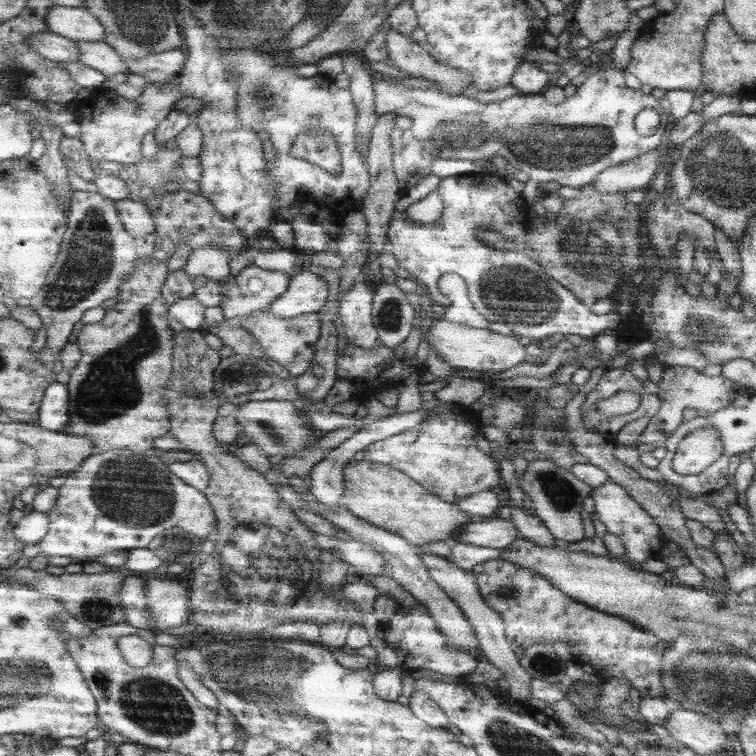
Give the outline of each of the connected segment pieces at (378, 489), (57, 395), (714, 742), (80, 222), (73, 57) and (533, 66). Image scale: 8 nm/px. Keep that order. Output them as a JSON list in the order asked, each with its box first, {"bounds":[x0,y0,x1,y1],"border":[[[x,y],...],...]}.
[{"bounds":[344,458,473,546],"border":[[[356,458],[346,465],[344,473],[345,507],[356,516],[399,534],[416,546],[426,546],[432,542],[455,543],[453,536],[473,520],[464,510],[440,500],[430,489],[399,469]]]},{"bounds":[37,382,71,433],"border":[[[59,382],[48,387],[37,424],[53,432],[66,433],[70,427],[71,396],[69,386]]]},{"bounds":[663,709,728,755],"border":[[[680,709],[672,711],[663,722],[669,736],[680,744],[693,750],[696,755],[721,755],[728,744],[727,734],[724,733],[719,722],[706,714]]]},{"bounds":[30,191,156,368],"border":[[[76,191],[73,196],[73,203],[70,209],[70,226],[68,228],[68,238],[64,240],[64,252],[59,256],[58,262],[52,267],[48,282],[42,291],[31,300],[30,306],[40,314],[47,328],[47,343],[41,353],[41,360],[54,368],[56,362],[62,358],[62,350],[66,348],[74,333],[74,326],[82,322],[86,312],[90,308],[102,306],[106,300],[119,298],[121,288],[129,278],[136,272],[137,263],[141,258],[151,258],[156,248],[152,245],[153,240],[137,239],[128,233],[128,228],[124,225],[124,220],[119,212],[119,205],[116,200],[100,194],[99,191]]]},{"bounds":[31,31,81,63],"border":[[[51,31],[41,32],[33,36],[31,38],[31,45],[44,58],[54,63],[81,62],[79,43]]]},{"bounds":[510,60,557,95],"border":[[[524,60],[516,68],[516,74],[512,76],[510,85],[516,88],[518,94],[540,95],[554,83],[557,75],[540,70],[536,62]]]}]

